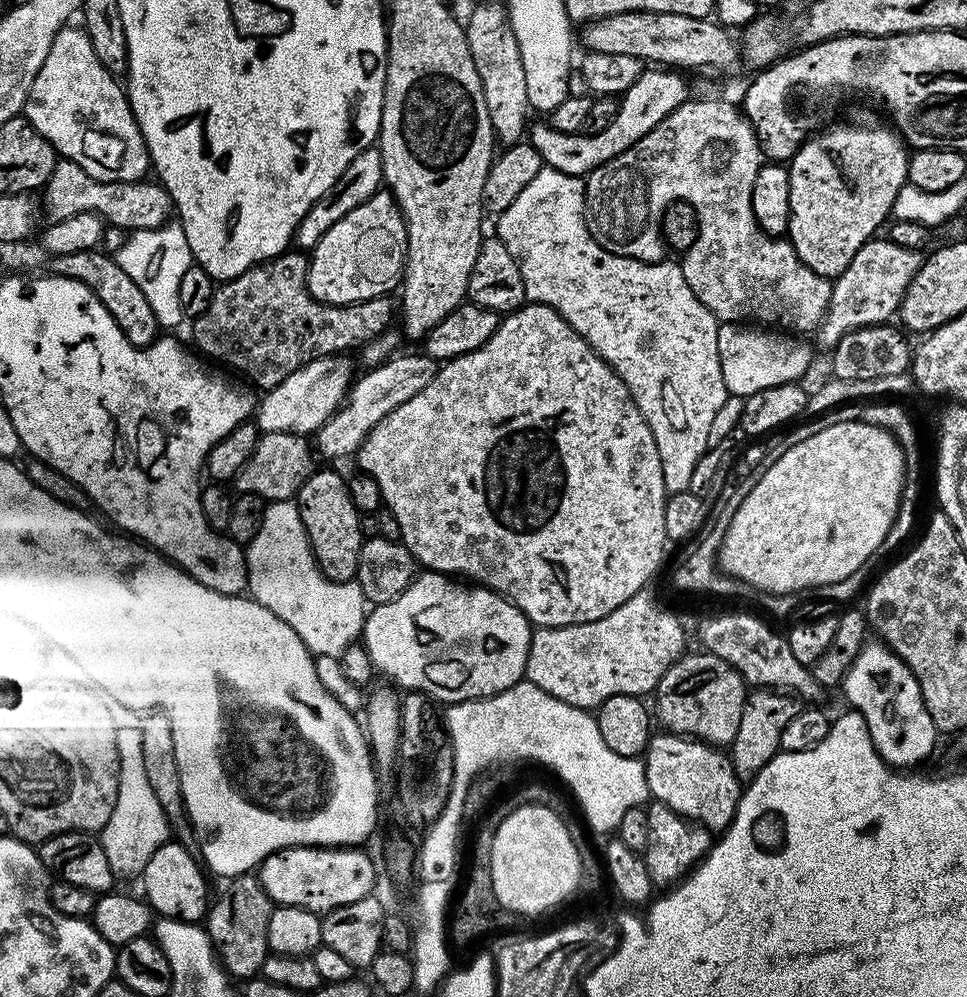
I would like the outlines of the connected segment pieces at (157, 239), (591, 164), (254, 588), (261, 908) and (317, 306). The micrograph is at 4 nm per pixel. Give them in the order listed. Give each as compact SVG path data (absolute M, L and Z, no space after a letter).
M169 222L161 228L146 228L132 232L127 237L120 252L115 254L116 261L138 282L142 294L146 294L146 302L150 302L150 310L154 310L154 318L161 329L172 330L186 320L182 310L182 302L178 302L178 290L182 287L182 274L194 262L192 251L186 242L186 234L179 223Z
M641 71L634 86L630 86L623 93L613 120L604 130L593 136L575 132L559 132L554 130L548 122L533 123L530 128L530 143L534 146L534 150L538 150L545 165L554 170L562 170L562 174L587 178L595 168L618 158L618 154L630 150L630 146L646 138L646 134L650 134L650 130L658 126L658 122L665 120L676 107L689 99L690 92L684 85L684 80L680 77L683 75L679 71L652 71L656 72Z
M295 499L274 500L264 509L258 534L246 545L251 599L267 606L294 630L313 655L340 657L361 635L366 601L355 581L329 580L312 553L312 544Z
M245 874L227 881L228 889L220 897L211 901L206 927L217 957L229 977L252 978L261 971L263 963L270 955L268 947L268 927L274 907L272 900L262 890L255 875Z
M289 250L281 252L272 260L265 260L263 264L254 265L233 280L223 281L213 291L210 306L206 306L206 310L202 310L202 314L191 321L192 336L201 348L199 351L209 361L221 360L237 368L241 372L239 375L249 376L244 378L257 389L267 390L290 378L294 370L305 368L311 360L344 354L349 351L347 348L363 349L374 337L389 331L392 304L387 295L359 300L357 304L324 304L313 298L308 289L308 262L309 257L303 251Z

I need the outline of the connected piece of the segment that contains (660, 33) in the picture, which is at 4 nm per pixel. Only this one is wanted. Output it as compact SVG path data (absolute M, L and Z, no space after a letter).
M623 12L589 20L578 40L589 52L600 54L630 54L641 62L653 60L656 66L671 66L676 70L702 68L708 72L728 72L741 59L737 41L727 36L725 29L711 19L683 16L673 12Z

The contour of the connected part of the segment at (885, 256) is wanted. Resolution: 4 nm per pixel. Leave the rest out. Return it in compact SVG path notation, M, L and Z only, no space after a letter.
M889 238L880 239L867 240L862 246L862 250L858 250L858 254L854 254L854 262L850 262L850 266L846 266L846 270L842 270L842 274L835 277L828 312L824 315L824 321L818 329L818 337L820 336L821 342L825 344L825 349L835 348L837 342L850 330L889 323L899 313L900 303L906 294L906 286L910 286L914 274L918 274L922 256L917 249L898 246Z

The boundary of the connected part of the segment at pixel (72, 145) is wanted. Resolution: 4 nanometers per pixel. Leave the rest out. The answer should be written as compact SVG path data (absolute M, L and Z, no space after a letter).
M65 26L57 32L52 45L50 46L50 54L46 54L46 62L42 62L42 70L38 70L38 78L34 78L34 86L30 86L30 94L28 100L24 104L23 115L32 123L34 130L38 130L38 134L42 134L42 138L55 146L57 153L63 159L72 160L78 166L82 166L82 170L86 170L86 174L90 174L99 180L106 182L126 182L127 180L138 180L145 175L144 171L149 171L150 161L148 158L148 148L144 144L144 139L140 133L140 127L136 125L136 119L132 113L132 108L128 104L128 97L125 89L122 87L115 75L106 70L106 66L102 66L102 62L98 62L98 54L94 54L94 46L90 46L90 38L85 34L83 27Z

